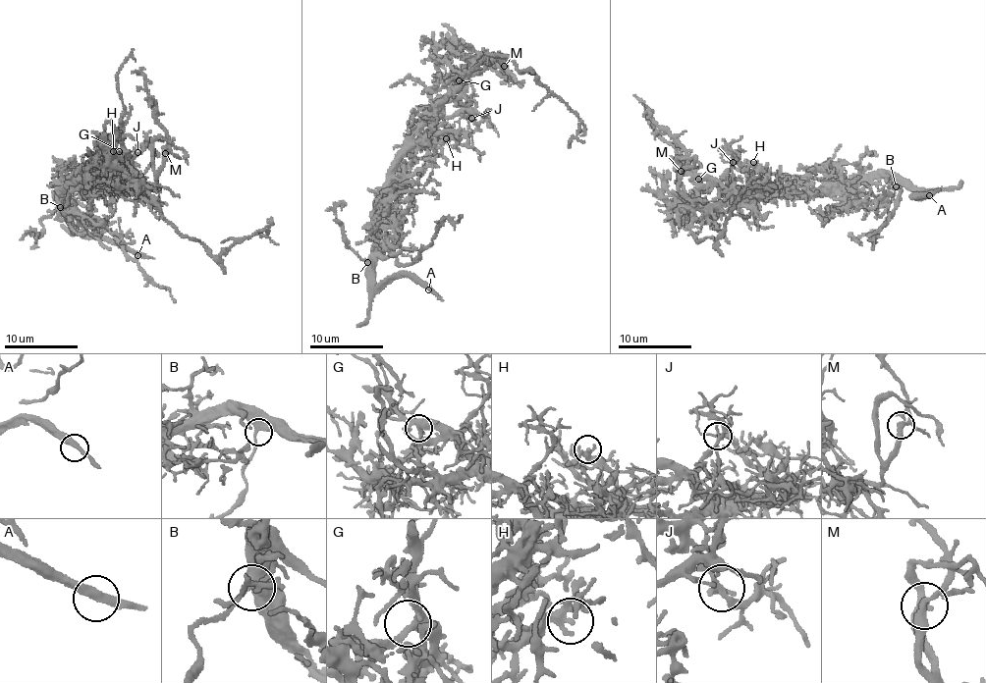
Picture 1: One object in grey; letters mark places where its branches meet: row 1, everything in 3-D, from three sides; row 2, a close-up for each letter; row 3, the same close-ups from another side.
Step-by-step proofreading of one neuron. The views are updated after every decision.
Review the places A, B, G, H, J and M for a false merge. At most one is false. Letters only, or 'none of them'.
none of them

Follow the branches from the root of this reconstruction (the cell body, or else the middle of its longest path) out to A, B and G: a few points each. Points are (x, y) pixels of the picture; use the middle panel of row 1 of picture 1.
A: (417, 141), (399, 162), (390, 181), (371, 283), (386, 287), (394, 279), (410, 276), (428, 289)
B: (417, 141), (394, 172), (382, 203), (372, 257), (367, 262)
G: (417, 141), (429, 129), (437, 111), (459, 95), (463, 83), (459, 80)

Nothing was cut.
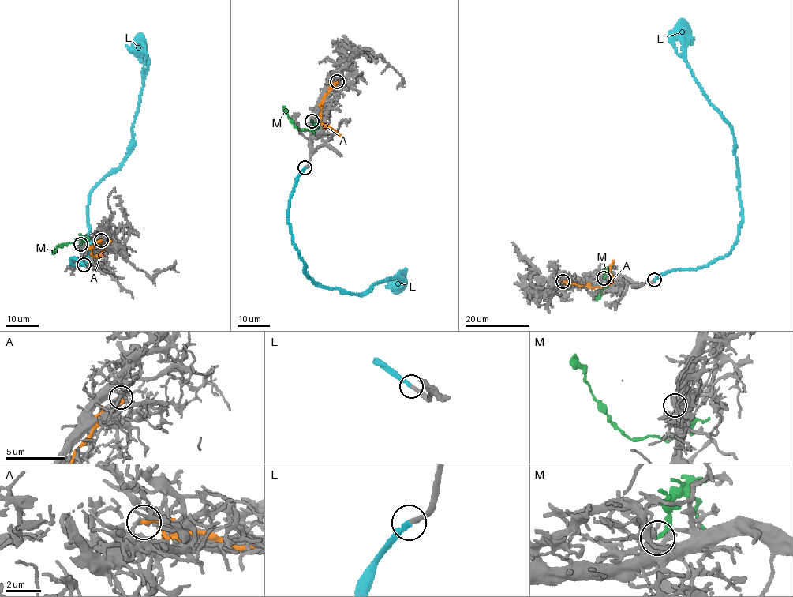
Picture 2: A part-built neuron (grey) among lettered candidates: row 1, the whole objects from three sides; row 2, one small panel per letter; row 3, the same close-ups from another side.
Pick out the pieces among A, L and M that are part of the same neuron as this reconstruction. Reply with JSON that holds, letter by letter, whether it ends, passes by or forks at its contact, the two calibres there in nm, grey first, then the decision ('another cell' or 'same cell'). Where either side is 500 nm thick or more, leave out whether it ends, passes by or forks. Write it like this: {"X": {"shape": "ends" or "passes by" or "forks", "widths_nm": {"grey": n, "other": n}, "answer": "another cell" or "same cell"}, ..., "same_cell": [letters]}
{"A": {"shape": "ends", "widths_nm": {"grey": 280, "other": 320}, "answer": "another cell"}, "L": {"shape": "ends", "widths_nm": {"grey": 280, "other": 260}, "answer": "same cell"}, "M": {"shape": "ends", "widths_nm": {"grey": 240, "other": 240}, "answer": "another cell"}, "same_cell": ["L"]}

